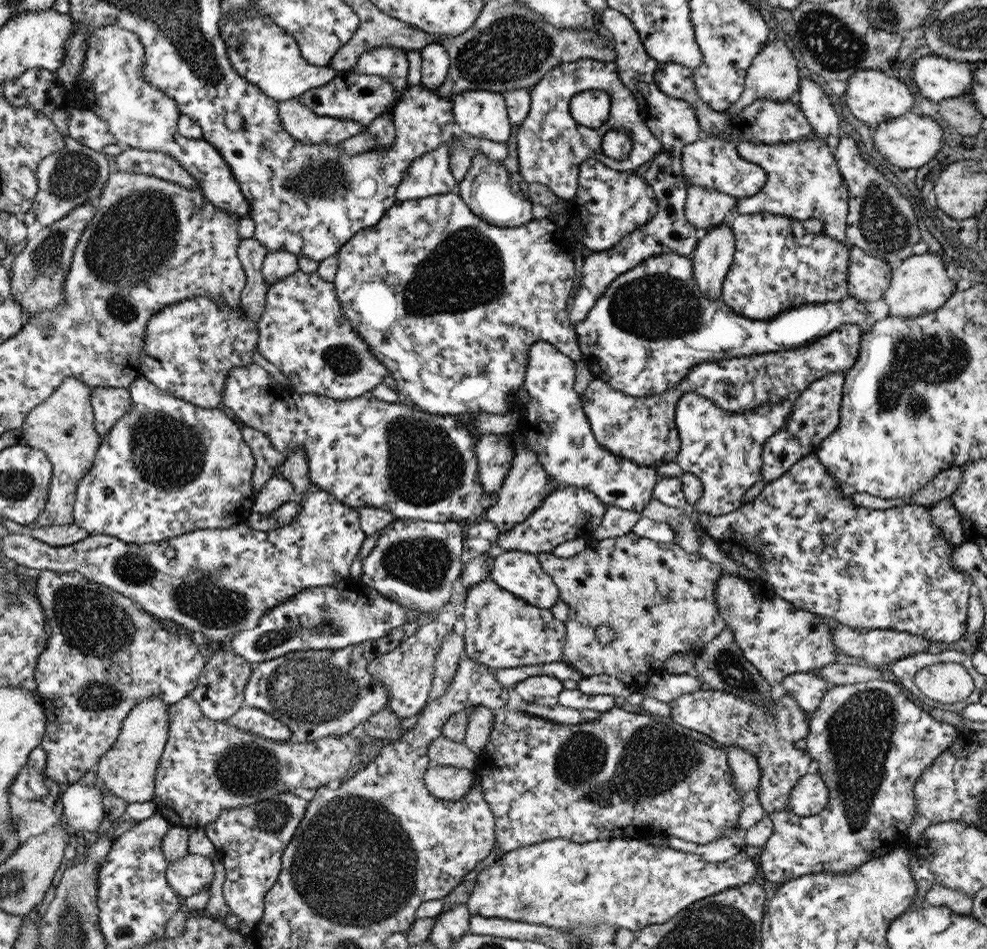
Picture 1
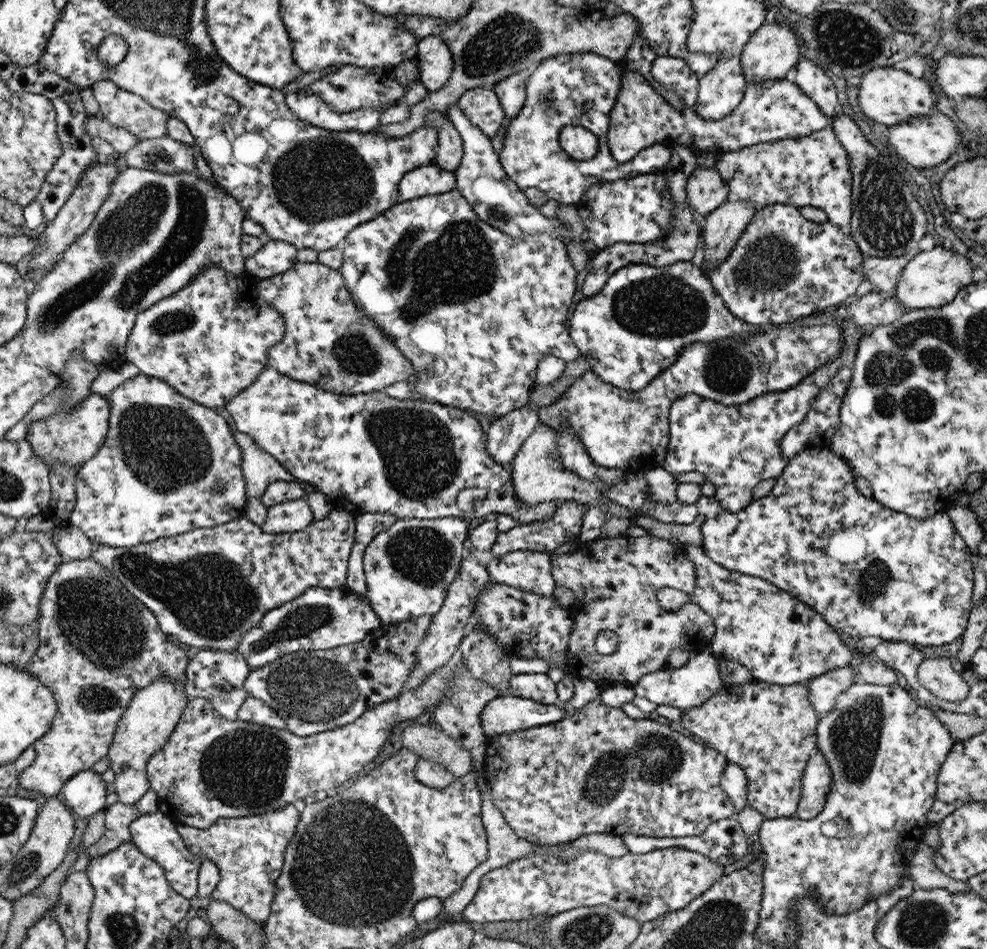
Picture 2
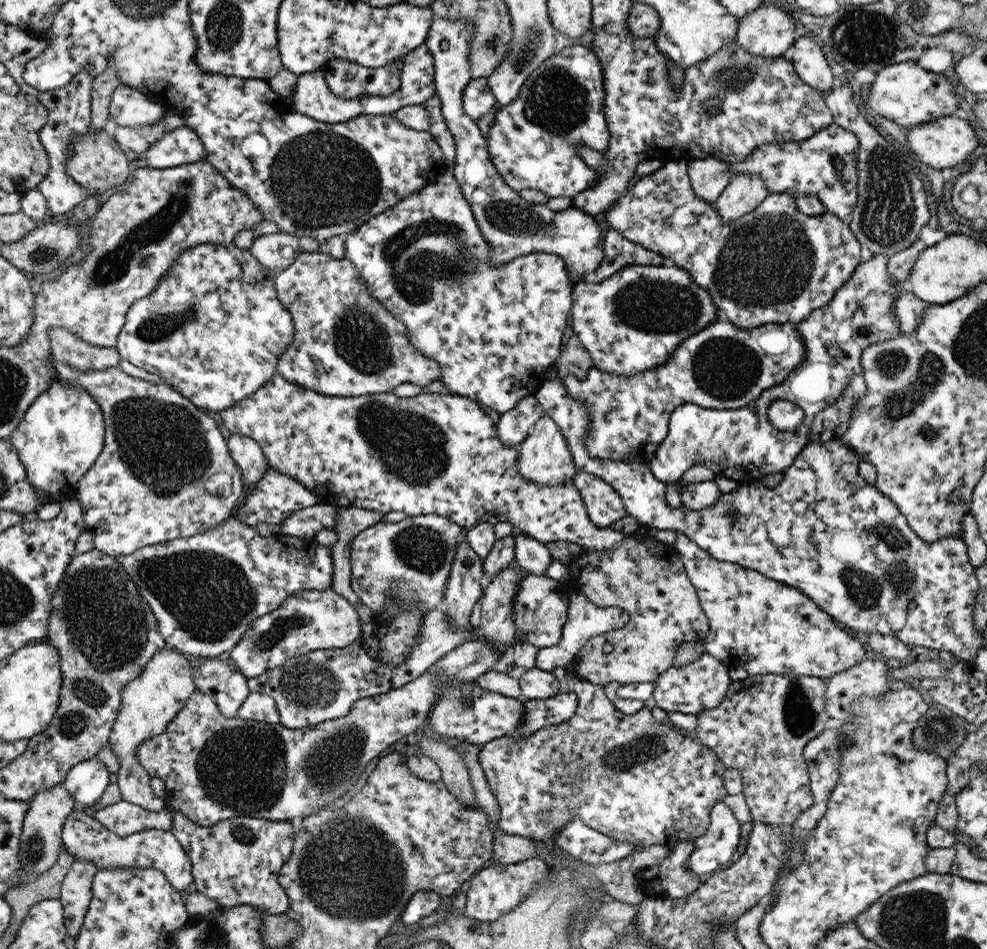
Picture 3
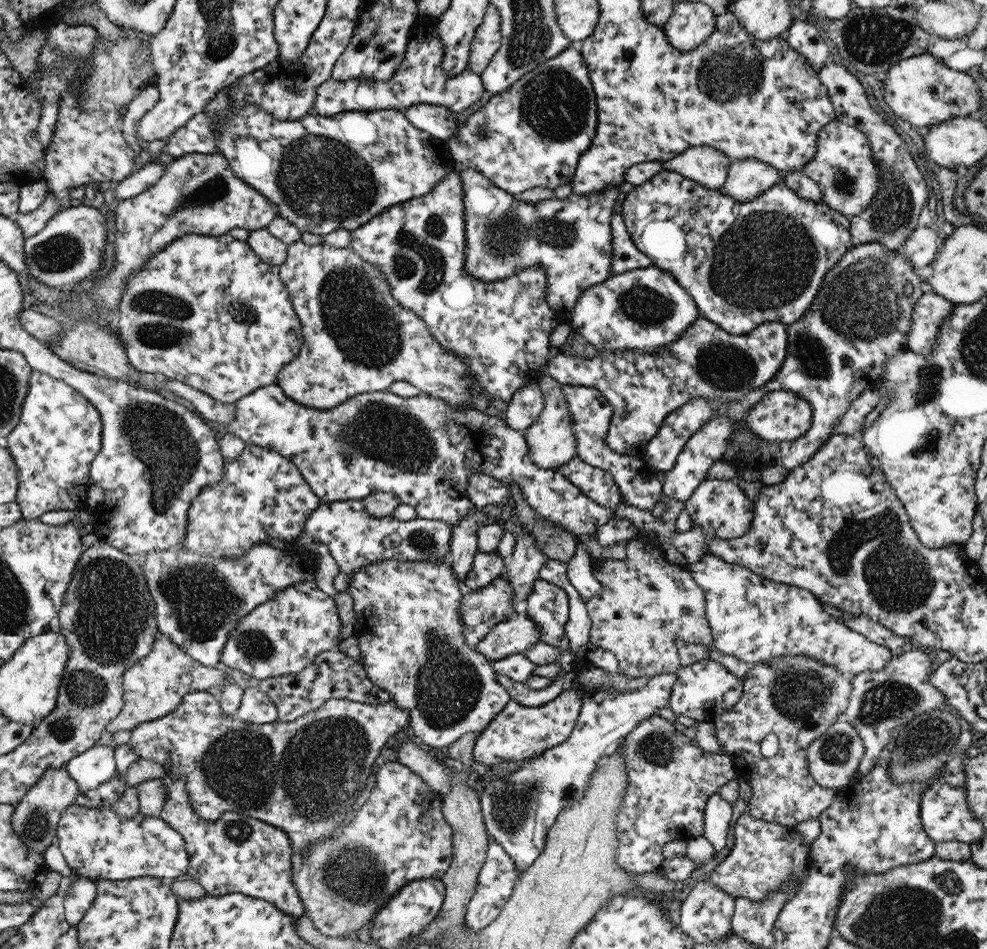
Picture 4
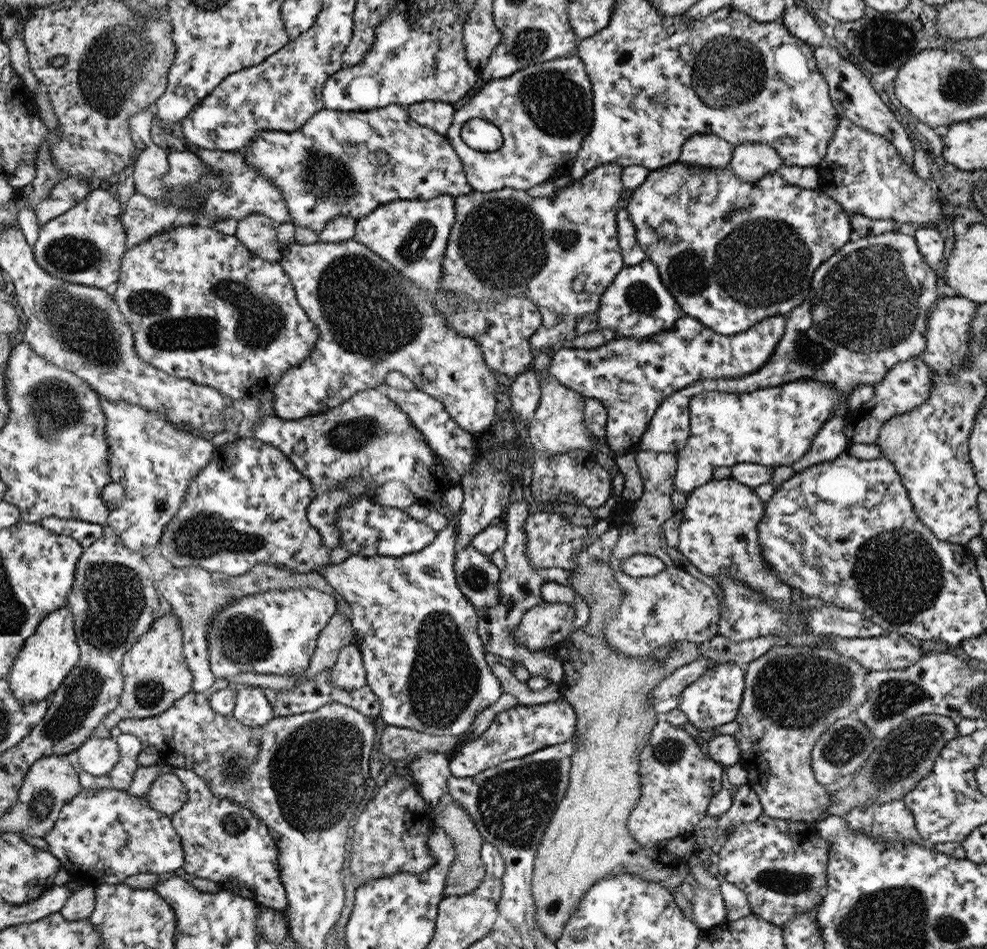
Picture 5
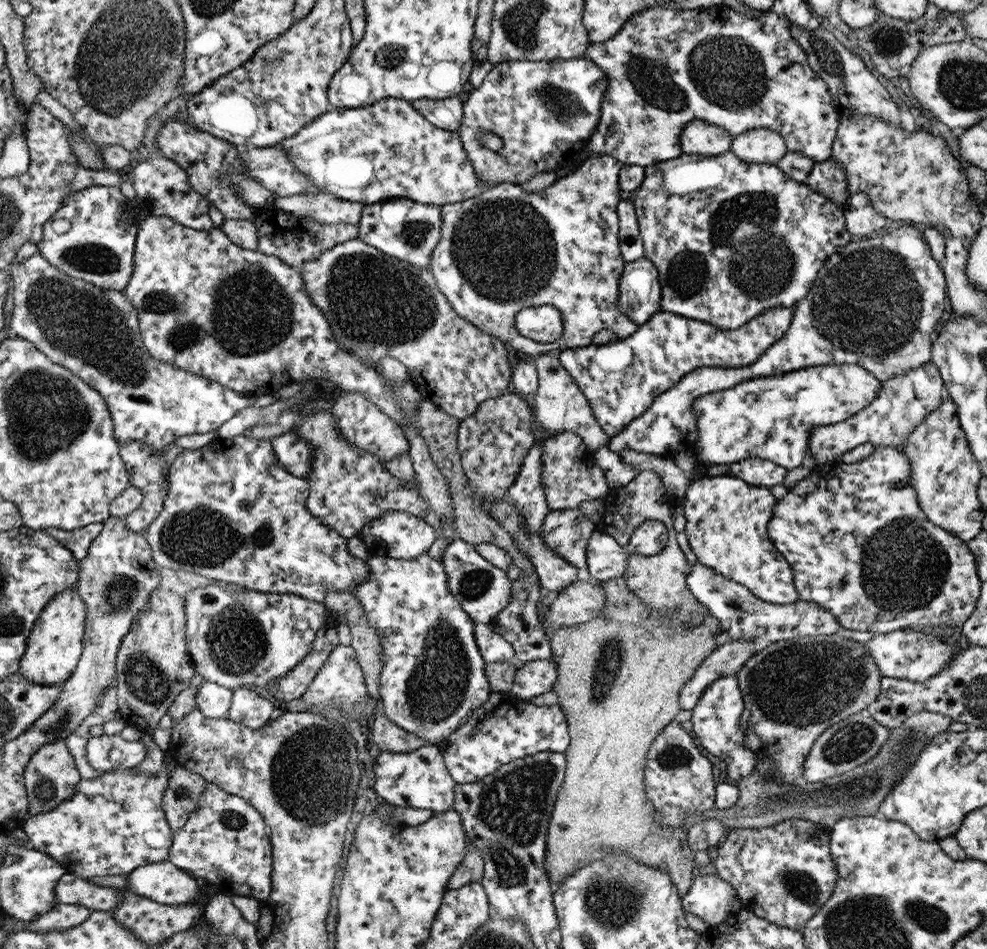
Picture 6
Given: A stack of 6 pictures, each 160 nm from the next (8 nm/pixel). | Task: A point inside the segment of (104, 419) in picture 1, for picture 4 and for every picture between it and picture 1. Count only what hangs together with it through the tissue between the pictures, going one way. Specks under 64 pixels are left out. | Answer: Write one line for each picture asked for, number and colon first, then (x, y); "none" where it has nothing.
2: (74, 438)
3: (61, 436)
4: (59, 435)

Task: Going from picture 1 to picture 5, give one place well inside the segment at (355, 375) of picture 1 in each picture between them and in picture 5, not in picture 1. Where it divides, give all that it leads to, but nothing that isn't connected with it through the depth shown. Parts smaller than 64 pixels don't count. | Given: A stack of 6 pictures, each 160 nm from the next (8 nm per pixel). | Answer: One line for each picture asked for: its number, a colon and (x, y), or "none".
2: (331, 343)
3: (347, 343)
4: (359, 339)
5: (372, 321)

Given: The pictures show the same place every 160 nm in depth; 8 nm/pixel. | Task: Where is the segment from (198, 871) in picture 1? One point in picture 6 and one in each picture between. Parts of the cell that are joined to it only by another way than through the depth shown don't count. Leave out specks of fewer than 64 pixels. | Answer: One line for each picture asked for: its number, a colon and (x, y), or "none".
2: (156, 835)
3: (85, 837)
4: (97, 843)
5: (102, 836)
6: (114, 823)

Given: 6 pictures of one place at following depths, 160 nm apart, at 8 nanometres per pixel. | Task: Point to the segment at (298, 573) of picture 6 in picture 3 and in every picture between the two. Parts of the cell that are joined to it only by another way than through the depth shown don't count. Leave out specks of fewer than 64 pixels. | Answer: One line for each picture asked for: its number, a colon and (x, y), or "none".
3: (277, 497)
4: (263, 495)
5: (248, 506)

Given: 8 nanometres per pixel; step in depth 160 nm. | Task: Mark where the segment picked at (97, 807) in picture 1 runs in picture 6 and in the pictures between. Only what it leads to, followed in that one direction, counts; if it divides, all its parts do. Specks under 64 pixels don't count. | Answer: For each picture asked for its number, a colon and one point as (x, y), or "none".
2: (86, 792)
3: (87, 781)
4: (95, 768)
5: (97, 756)
6: (105, 752)

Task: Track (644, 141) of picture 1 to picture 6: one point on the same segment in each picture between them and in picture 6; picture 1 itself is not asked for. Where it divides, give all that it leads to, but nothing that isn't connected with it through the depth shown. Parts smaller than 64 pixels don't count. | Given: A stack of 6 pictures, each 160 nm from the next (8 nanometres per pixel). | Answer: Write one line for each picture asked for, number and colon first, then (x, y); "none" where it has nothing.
2: (580, 89)
3: (532, 141)
4: (532, 135)
5: (544, 111)
6: (545, 112)

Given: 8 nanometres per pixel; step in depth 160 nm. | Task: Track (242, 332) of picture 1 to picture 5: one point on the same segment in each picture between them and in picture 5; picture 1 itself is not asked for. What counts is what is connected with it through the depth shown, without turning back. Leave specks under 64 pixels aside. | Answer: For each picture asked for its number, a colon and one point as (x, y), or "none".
2: (210, 340)
3: (214, 328)
4: (205, 310)
5: (203, 307)

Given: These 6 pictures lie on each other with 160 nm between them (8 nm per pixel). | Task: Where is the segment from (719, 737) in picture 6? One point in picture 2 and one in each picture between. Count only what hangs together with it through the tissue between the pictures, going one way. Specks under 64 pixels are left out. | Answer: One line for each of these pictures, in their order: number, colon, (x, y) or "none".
2: (691, 685)
3: (701, 685)
4: (704, 690)
5: (714, 699)

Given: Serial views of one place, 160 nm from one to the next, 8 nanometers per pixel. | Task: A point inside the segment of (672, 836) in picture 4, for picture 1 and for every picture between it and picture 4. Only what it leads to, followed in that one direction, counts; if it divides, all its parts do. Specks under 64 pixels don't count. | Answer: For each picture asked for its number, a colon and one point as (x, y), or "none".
1: (622, 775)
2: (598, 770)
3: (633, 779)

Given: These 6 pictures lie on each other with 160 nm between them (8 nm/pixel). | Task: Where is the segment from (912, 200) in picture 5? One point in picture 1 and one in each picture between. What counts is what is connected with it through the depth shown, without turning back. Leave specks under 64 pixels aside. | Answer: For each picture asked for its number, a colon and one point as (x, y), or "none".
1: (803, 180)
2: (814, 170)
3: (825, 165)
4: (844, 168)

